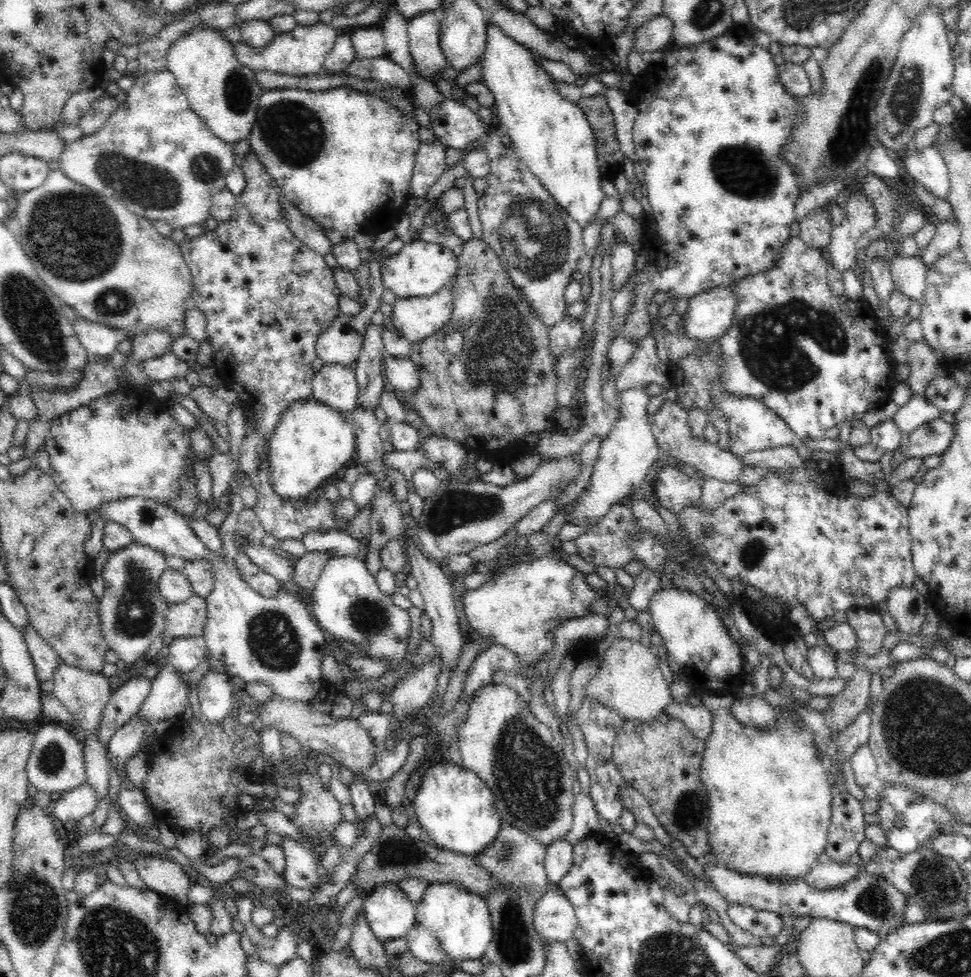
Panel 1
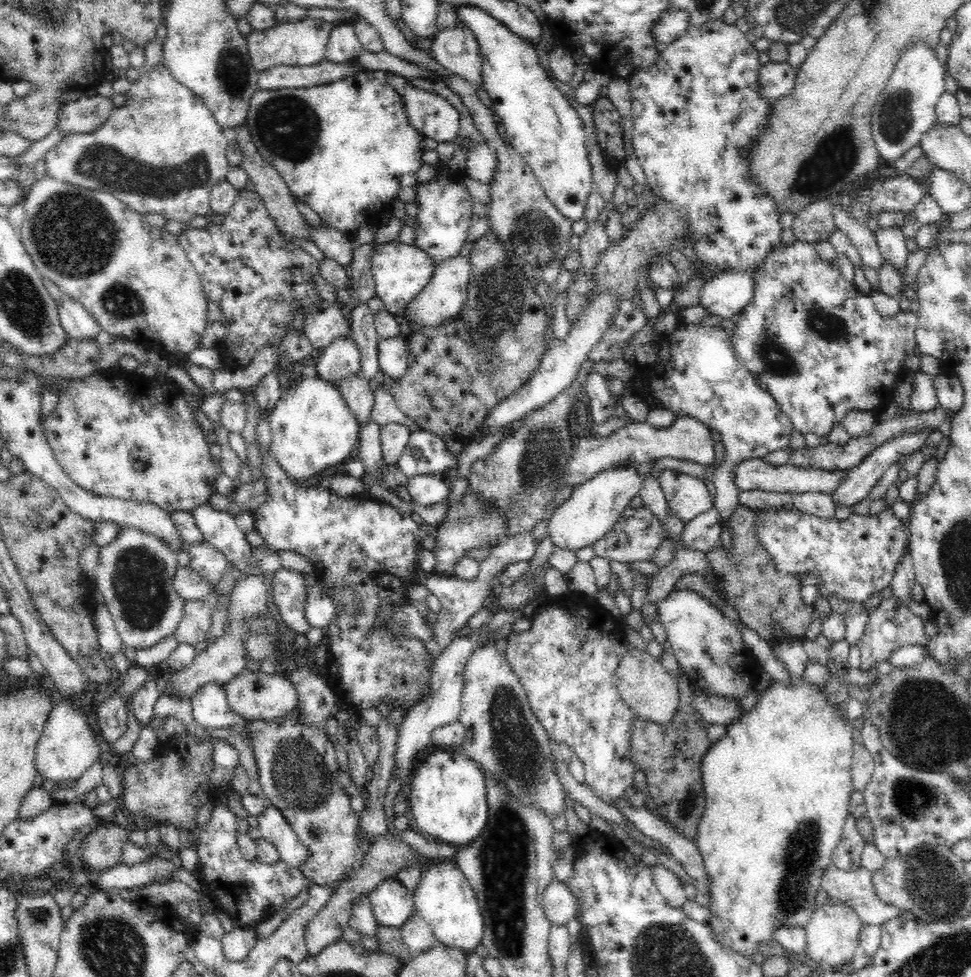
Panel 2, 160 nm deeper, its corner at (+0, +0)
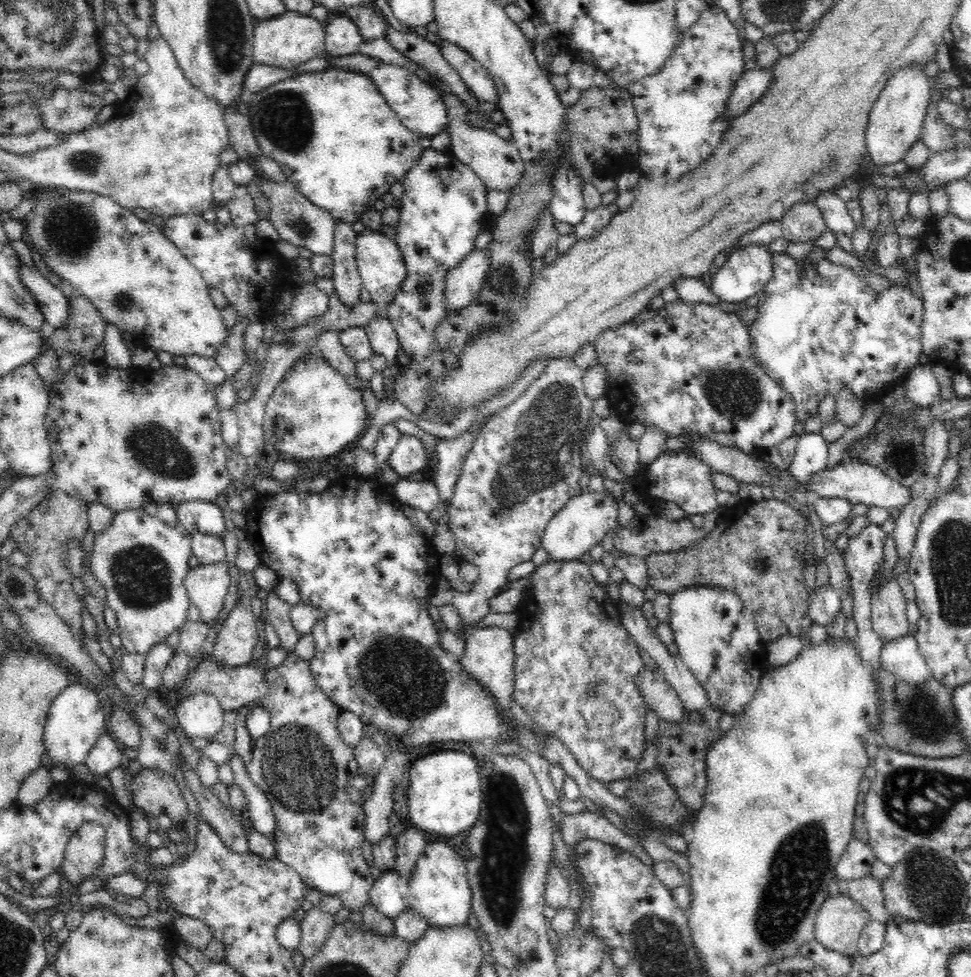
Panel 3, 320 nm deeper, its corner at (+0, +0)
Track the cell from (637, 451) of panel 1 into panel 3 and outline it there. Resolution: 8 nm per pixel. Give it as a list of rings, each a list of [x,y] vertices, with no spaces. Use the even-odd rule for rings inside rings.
[[[605,488],[599,493],[584,490],[582,494],[570,498],[550,519],[542,535],[541,547],[547,553],[549,562],[579,560],[592,546],[599,544],[605,534],[618,524],[617,503]]]

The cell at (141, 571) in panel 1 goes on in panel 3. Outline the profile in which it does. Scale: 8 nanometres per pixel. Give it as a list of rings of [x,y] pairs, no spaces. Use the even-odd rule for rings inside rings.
[[[142,508],[114,513],[106,530],[95,534],[91,554],[89,565],[98,583],[104,587],[107,606],[115,612],[125,652],[145,656],[156,643],[164,641],[169,634],[185,624],[191,602],[184,586],[184,578],[191,569],[188,560],[193,552],[191,533],[180,523],[170,525]]]

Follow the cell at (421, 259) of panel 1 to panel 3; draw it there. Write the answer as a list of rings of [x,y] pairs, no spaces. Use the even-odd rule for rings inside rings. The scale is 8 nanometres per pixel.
[[[366,228],[364,232],[356,235],[356,263],[363,287],[368,290],[374,303],[384,306],[392,302],[397,288],[401,287],[406,278],[406,263],[402,259],[402,251],[394,243],[393,238],[388,238],[378,231]]]

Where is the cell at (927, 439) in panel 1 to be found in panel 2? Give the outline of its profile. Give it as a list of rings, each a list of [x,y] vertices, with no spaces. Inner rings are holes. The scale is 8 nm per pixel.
[[[924,428],[924,430],[920,430],[920,432],[915,432],[915,430],[914,432],[904,432],[902,436],[880,444],[878,448],[870,452],[867,458],[864,458],[864,460],[860,462],[859,466],[848,470],[846,478],[844,478],[844,480],[838,484],[838,488],[832,492],[832,502],[834,502],[835,506],[838,506],[838,504],[842,504],[842,506],[853,506],[861,500],[864,500],[864,498],[867,498],[872,487],[880,480],[882,474],[888,470],[888,467],[898,462],[900,458],[908,458],[913,452],[916,452],[916,450],[924,446],[924,444],[926,444],[926,438],[928,438],[930,432],[933,431],[931,428]]]

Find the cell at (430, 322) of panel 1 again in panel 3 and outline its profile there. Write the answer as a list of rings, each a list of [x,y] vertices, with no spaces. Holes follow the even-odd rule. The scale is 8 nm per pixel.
[[[474,250],[446,274],[444,295],[451,313],[468,306],[482,288],[490,269],[490,252]]]

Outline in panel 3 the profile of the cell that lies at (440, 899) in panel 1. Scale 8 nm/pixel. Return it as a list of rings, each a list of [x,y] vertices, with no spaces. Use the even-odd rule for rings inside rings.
[[[446,842],[428,843],[409,878],[409,908],[428,921],[429,926],[446,929],[468,922],[472,907],[466,858]]]

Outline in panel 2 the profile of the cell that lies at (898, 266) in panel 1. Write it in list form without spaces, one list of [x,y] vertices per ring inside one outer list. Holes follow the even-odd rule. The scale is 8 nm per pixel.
[[[873,225],[873,228],[884,261],[896,267],[896,271],[900,271],[903,276],[910,252],[907,250],[902,230],[898,227],[884,229],[877,225]]]

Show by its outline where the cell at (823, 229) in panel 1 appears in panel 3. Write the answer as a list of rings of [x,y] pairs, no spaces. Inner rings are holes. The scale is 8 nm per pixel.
[[[815,201],[792,206],[779,222],[788,243],[814,242],[827,230],[824,215]]]

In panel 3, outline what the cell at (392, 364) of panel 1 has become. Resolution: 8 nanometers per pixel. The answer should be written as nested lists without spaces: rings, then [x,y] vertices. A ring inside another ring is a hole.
[[[385,316],[372,318],[365,327],[365,332],[370,339],[373,353],[382,354],[386,362],[394,362],[399,349],[399,342],[394,328]]]

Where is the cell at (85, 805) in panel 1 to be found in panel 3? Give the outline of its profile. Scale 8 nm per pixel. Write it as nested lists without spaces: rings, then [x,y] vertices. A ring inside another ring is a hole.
[[[105,733],[94,748],[91,749],[84,763],[92,772],[104,776],[114,768],[124,766],[124,756],[123,748],[120,744]]]

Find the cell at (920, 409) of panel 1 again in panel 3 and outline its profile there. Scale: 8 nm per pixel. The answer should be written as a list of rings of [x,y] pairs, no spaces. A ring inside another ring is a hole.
[[[918,363],[901,381],[906,395],[914,405],[927,408],[942,400],[931,363]]]

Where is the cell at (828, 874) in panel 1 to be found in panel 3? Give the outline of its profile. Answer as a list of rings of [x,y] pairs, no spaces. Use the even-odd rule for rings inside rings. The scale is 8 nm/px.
[[[870,875],[860,880],[840,878],[837,881],[839,892],[862,904],[862,907],[870,913],[870,920],[886,924],[893,919],[885,907],[884,891],[882,891],[880,879]]]

